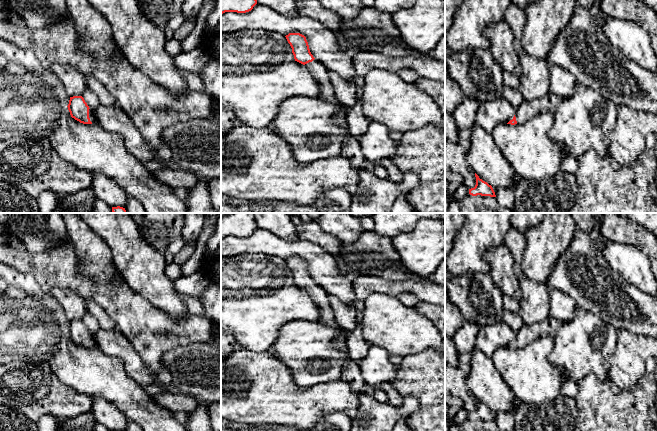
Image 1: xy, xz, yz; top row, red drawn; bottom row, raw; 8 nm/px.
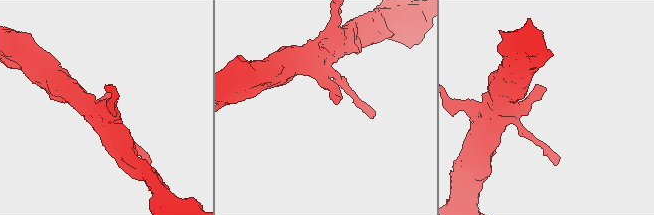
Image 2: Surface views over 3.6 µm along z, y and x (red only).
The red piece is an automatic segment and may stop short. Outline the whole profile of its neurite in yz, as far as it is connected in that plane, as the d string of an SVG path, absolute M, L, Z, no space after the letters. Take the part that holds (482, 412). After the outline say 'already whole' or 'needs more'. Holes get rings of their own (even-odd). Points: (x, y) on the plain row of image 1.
M475 397L476 401L476 409L474 412L469 413L469 418L472 420L490 420L490 421L496 421L495 416L491 409L489 409L487 406L483 405L479 402L479 400Z; already whole

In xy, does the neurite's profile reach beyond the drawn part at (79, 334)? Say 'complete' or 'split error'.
split error

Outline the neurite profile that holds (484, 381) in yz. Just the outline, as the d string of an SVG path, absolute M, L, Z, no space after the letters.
M473 349L470 372L466 384L480 403L492 411L504 411L515 414L512 402L515 399L512 391L502 379L491 357Z

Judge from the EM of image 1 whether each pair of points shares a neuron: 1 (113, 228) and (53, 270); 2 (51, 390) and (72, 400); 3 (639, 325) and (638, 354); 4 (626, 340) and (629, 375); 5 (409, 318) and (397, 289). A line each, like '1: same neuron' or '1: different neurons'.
1: different neurons
2: same neuron
3: different neurons
4: same neuron
5: different neurons

